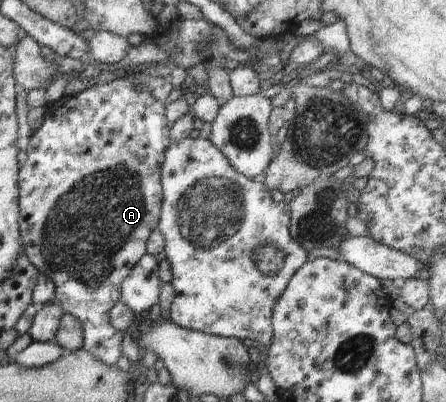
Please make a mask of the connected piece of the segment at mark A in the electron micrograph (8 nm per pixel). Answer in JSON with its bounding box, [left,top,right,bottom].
[19,74,172,367]

